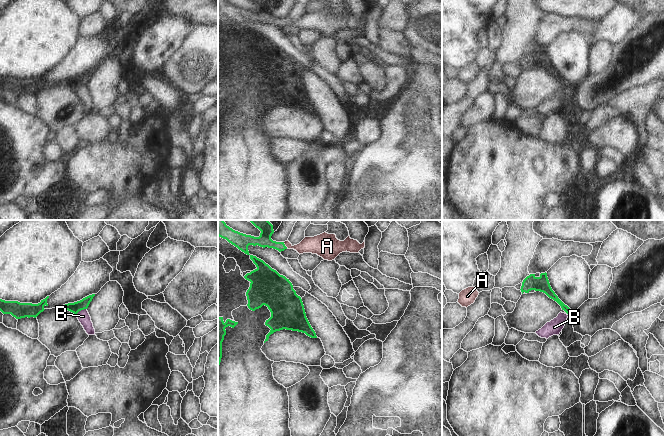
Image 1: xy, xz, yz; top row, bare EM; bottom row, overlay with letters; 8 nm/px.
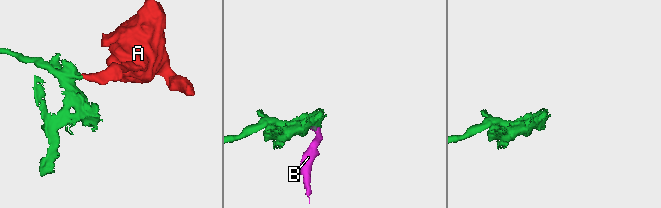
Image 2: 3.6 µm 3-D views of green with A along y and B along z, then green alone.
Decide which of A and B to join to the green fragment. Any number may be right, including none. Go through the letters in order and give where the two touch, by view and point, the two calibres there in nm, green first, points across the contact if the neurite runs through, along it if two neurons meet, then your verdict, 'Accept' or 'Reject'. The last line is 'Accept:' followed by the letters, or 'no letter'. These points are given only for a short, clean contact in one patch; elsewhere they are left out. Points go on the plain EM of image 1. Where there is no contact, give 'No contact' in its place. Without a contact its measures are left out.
A: Touches green at xz (284, 21). Thickness 110 nm (green) against 140 nm. Path across: xz (264, 16), (271, 20), (284, 21), (291, 23), (315, 21). Accept
B: Touches green at xy (80, 86). Thickness 90 nm (green) against 100 nm. Boundary: xy (86, 84), (79, 87), (76, 91). Reject
Accept: A.

